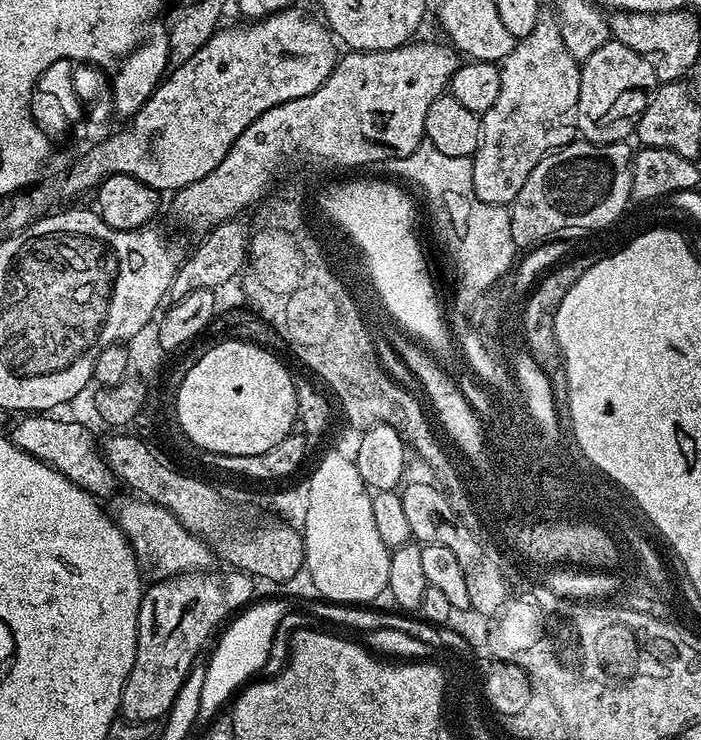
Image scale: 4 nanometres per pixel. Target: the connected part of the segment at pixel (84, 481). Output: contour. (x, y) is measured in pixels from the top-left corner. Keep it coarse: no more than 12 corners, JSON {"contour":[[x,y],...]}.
{"contour":[[24,414],[10,438],[97,498],[118,488],[88,428]]}

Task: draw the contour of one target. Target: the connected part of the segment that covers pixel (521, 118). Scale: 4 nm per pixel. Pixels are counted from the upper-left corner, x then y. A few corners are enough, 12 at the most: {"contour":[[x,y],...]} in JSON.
{"contour":[[541,15],[499,69],[471,157],[508,206],[577,139],[580,64]]}

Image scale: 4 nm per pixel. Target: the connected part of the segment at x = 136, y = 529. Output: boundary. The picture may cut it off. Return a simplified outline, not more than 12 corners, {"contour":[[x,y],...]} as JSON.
{"contour":[[143,498],[114,511],[153,581],[213,567],[205,541]]}

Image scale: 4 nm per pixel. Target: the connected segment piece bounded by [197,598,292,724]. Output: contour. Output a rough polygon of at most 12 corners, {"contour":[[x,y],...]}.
{"contour":[[257,601],[205,663],[199,723],[263,671],[291,601]]}

